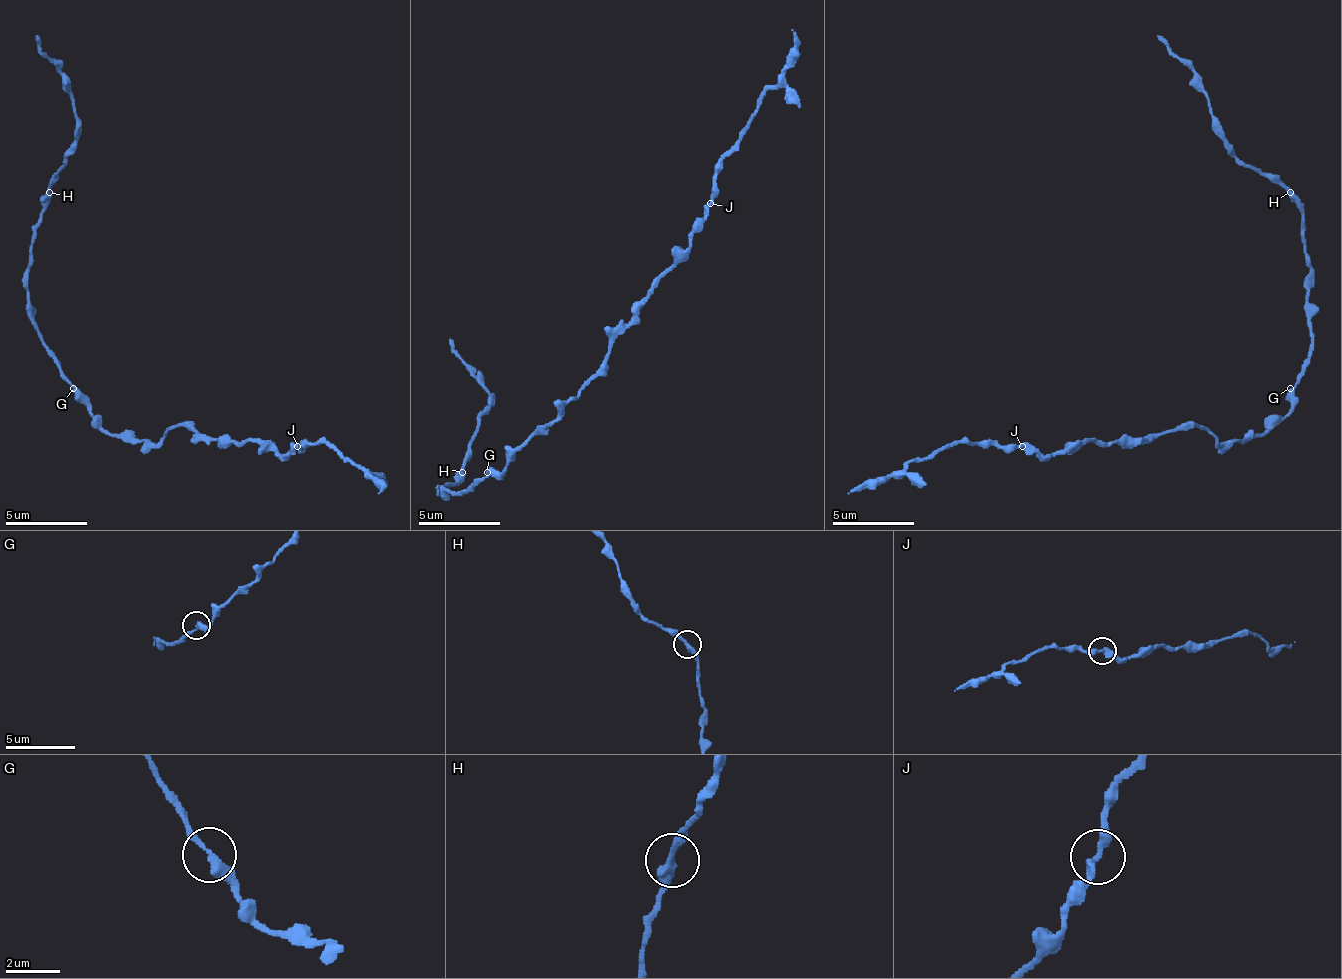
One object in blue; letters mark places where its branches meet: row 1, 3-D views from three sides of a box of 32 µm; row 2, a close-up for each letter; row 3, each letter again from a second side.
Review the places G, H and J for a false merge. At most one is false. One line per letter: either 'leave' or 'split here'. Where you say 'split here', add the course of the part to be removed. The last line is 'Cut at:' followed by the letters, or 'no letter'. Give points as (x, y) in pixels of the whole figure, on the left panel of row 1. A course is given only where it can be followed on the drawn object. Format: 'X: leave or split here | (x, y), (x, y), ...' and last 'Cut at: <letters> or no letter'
G: leave
H: leave
J: leave
Cut at: no letter

